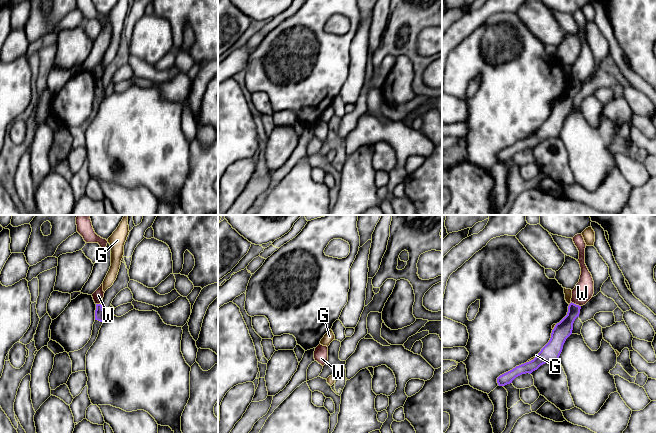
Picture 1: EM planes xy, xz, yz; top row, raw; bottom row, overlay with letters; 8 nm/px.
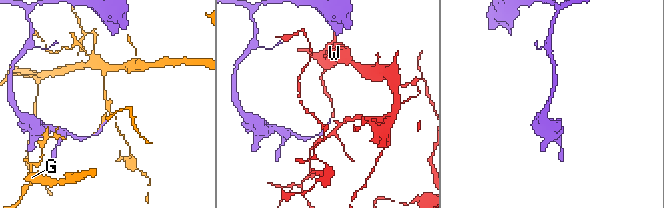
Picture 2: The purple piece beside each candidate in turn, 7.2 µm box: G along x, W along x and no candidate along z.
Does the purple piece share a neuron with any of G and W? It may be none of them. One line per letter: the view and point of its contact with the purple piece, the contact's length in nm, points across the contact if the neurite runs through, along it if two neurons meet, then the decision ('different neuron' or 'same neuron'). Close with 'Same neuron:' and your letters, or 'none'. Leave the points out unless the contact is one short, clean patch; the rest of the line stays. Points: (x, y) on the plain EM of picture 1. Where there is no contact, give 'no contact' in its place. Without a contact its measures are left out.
G: yz (533, 135) | 110 nm | different neuron
W: yz (575, 80) | 90 nm | along yz (571, 77), (580, 82) | different neuron
Same neuron: none

